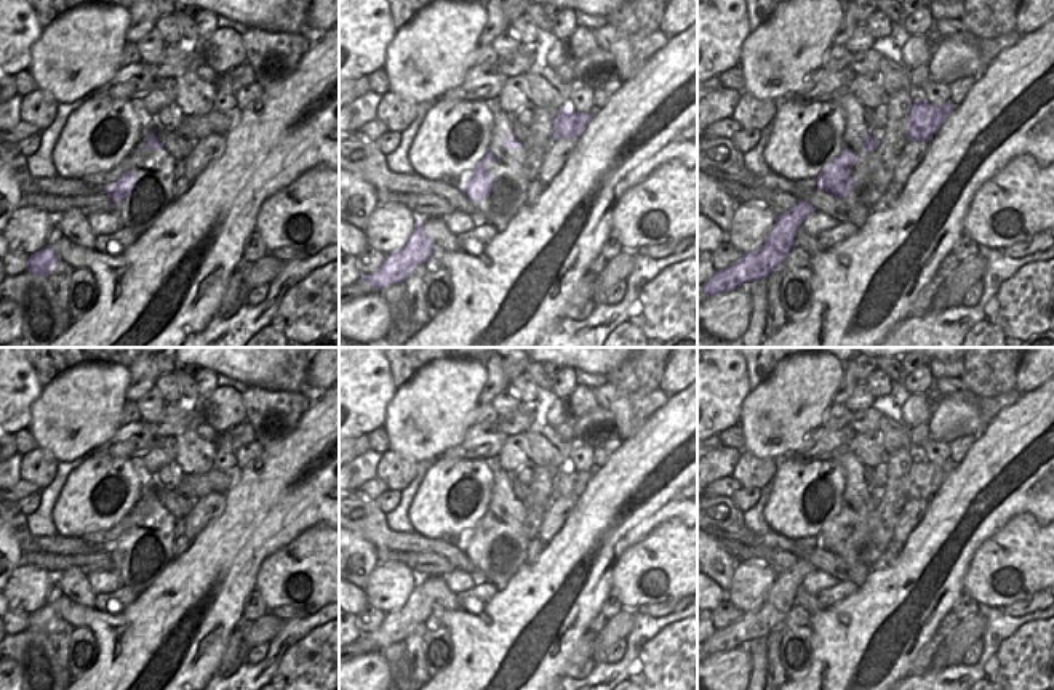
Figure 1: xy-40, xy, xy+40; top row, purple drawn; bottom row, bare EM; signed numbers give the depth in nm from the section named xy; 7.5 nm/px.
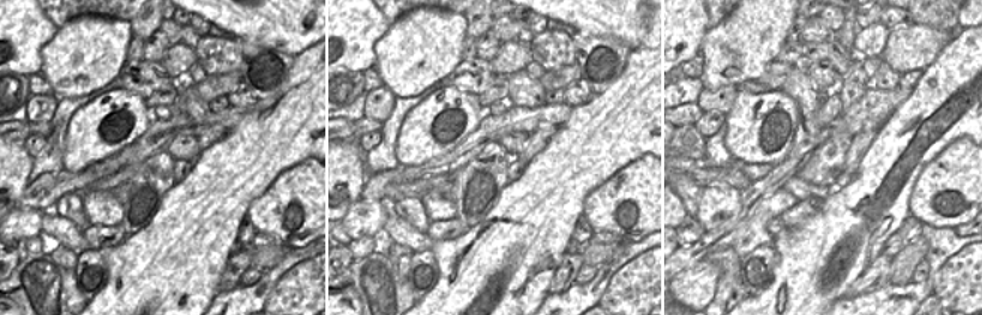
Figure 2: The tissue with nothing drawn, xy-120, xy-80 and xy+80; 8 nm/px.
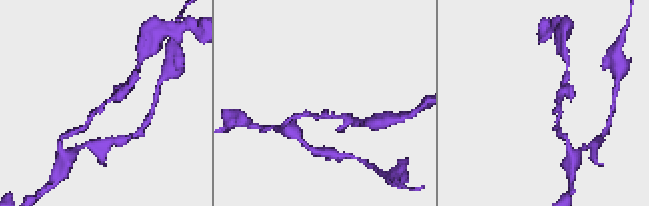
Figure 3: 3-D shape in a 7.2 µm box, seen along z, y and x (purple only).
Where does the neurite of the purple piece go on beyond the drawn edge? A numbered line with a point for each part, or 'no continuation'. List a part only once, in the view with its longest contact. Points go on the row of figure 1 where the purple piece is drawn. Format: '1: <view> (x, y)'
no continuation

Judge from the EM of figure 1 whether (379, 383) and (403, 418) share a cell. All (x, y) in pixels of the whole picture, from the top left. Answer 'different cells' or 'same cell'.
different cells

